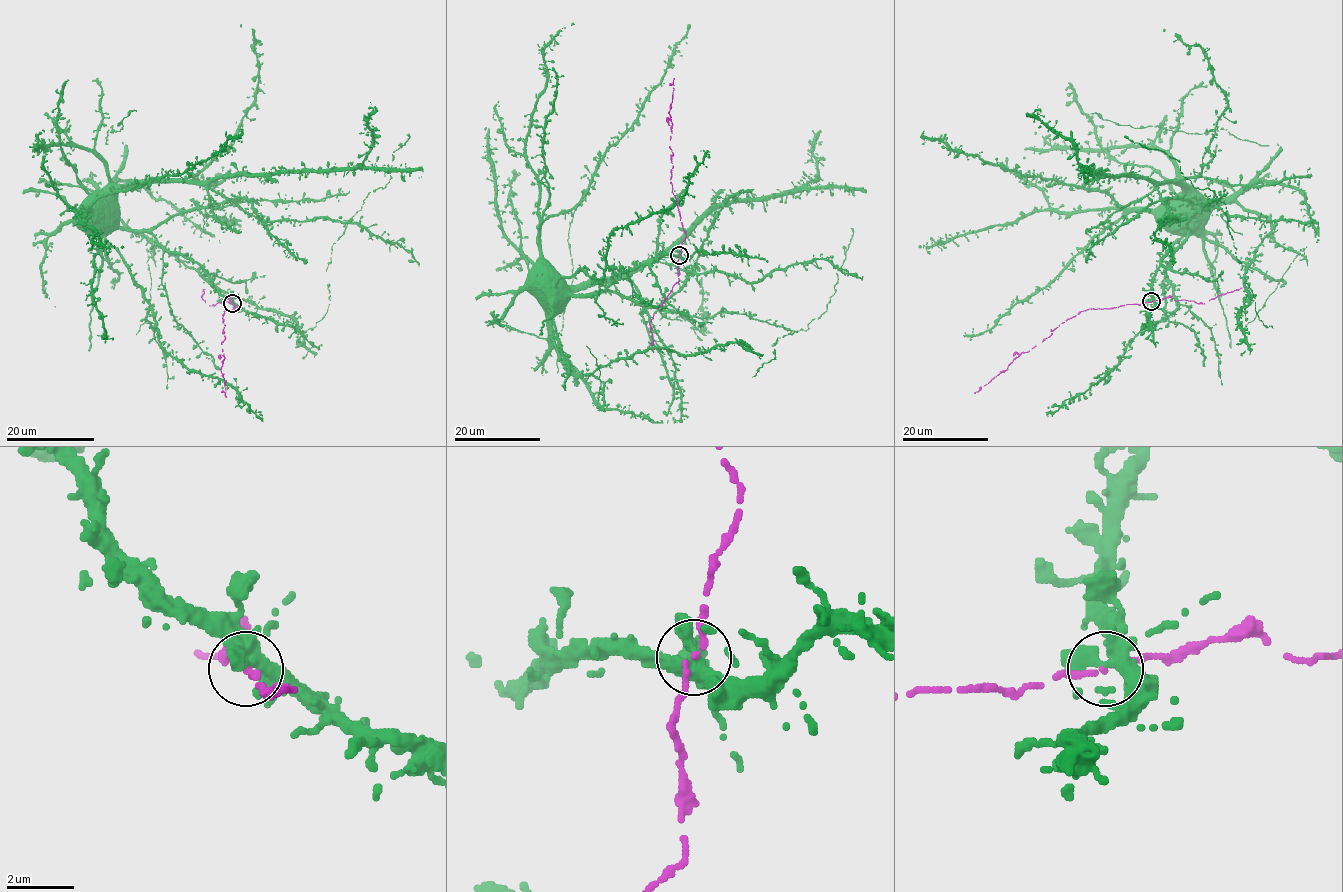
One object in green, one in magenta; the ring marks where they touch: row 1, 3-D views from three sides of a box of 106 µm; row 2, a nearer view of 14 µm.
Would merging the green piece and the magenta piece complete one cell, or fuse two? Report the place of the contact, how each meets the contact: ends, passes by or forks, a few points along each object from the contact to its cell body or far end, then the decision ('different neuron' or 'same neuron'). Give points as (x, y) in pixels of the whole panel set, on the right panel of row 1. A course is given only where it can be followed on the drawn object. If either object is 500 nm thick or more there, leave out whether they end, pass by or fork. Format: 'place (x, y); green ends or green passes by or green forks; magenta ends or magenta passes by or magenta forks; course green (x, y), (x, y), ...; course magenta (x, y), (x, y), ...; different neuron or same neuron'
place (1151, 301); green forks; magenta passes by; course green (1151, 301), (1151, 287), (1159, 261), (1190, 230), (1167, 207); course magenta (1151, 301), (1080, 311), (1061, 323), (1028, 352), (1022, 352), (1005, 370), (974, 393); same neuron

